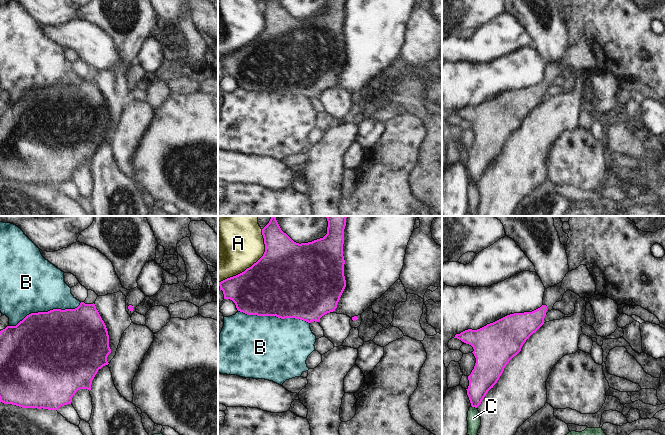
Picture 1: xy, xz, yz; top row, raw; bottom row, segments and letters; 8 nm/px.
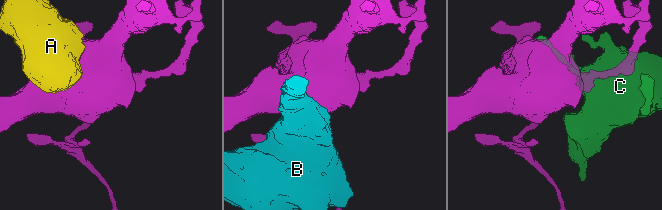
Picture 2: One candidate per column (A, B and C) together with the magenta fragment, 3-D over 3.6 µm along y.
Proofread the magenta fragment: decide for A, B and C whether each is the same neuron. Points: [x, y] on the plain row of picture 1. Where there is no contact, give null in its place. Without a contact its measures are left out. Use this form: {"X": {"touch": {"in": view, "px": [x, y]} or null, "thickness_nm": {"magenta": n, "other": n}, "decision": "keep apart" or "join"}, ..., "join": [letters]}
{"A": {"touch": {"in": "xz", "px": [254, 39]}, "thickness_nm": {"magenta": 500, "other": 420}, "decision": "keep apart"}, "B": {"touch": {"in": "xy", "px": [45, 88]}, "thickness_nm": {"magenta": 500, "other": 460}, "decision": "keep apart"}, "C": {"touch": {"in": "yz", "px": [474, 182]}, "thickness_nm": {"magenta": 220, "other": 110}, "decision": "keep apart"}, "join": []}

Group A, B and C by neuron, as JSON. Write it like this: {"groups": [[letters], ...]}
{"groups": [["A"], ["B"], ["C"]]}

